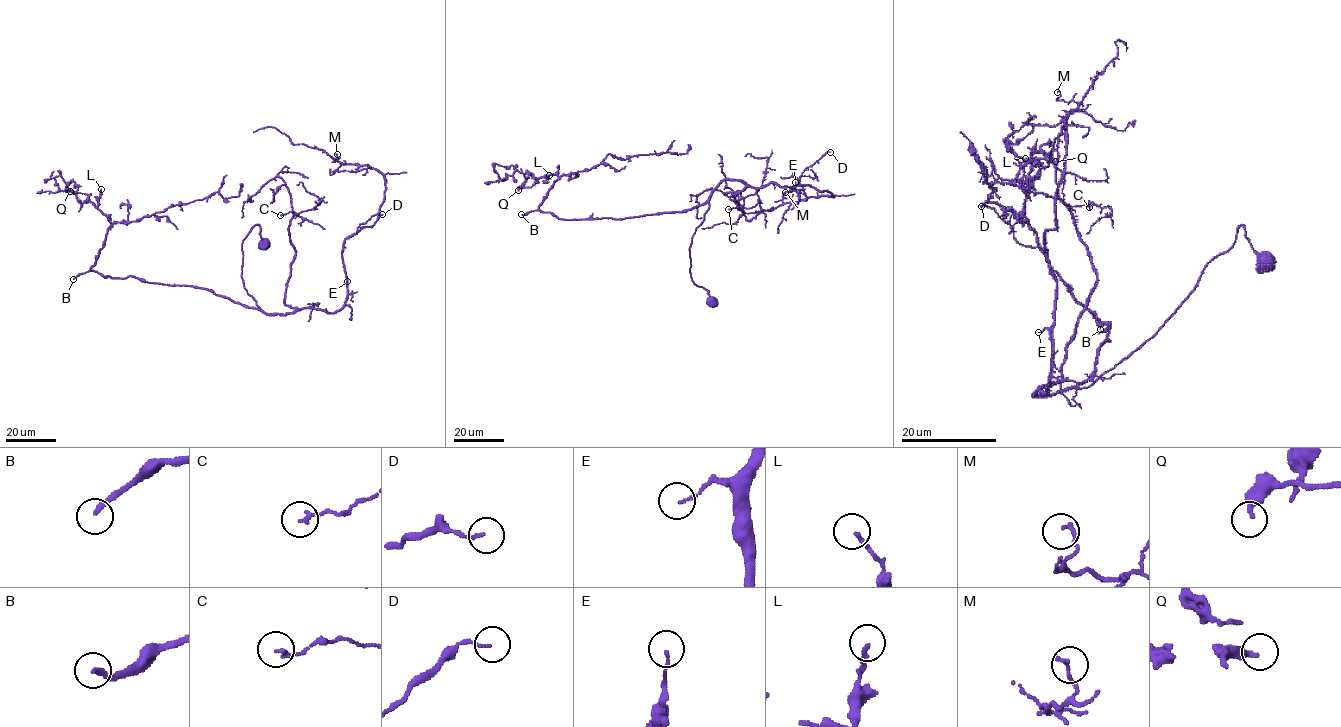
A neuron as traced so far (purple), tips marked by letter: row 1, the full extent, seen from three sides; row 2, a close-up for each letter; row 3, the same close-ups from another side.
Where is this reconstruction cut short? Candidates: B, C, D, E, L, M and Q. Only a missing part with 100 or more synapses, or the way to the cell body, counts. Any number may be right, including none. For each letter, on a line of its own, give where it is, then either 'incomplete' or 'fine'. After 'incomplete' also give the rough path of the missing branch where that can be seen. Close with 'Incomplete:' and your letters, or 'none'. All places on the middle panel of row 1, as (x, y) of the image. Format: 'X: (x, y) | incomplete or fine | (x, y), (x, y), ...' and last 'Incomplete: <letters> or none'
B: (521, 214) | incomplete
C: (728, 209) | fine
D: (830, 152) | fine
E: (795, 182) | fine
L: (549, 175) | fine
M: (785, 192) | fine
Q: (518, 190) | fine
Incomplete: B

